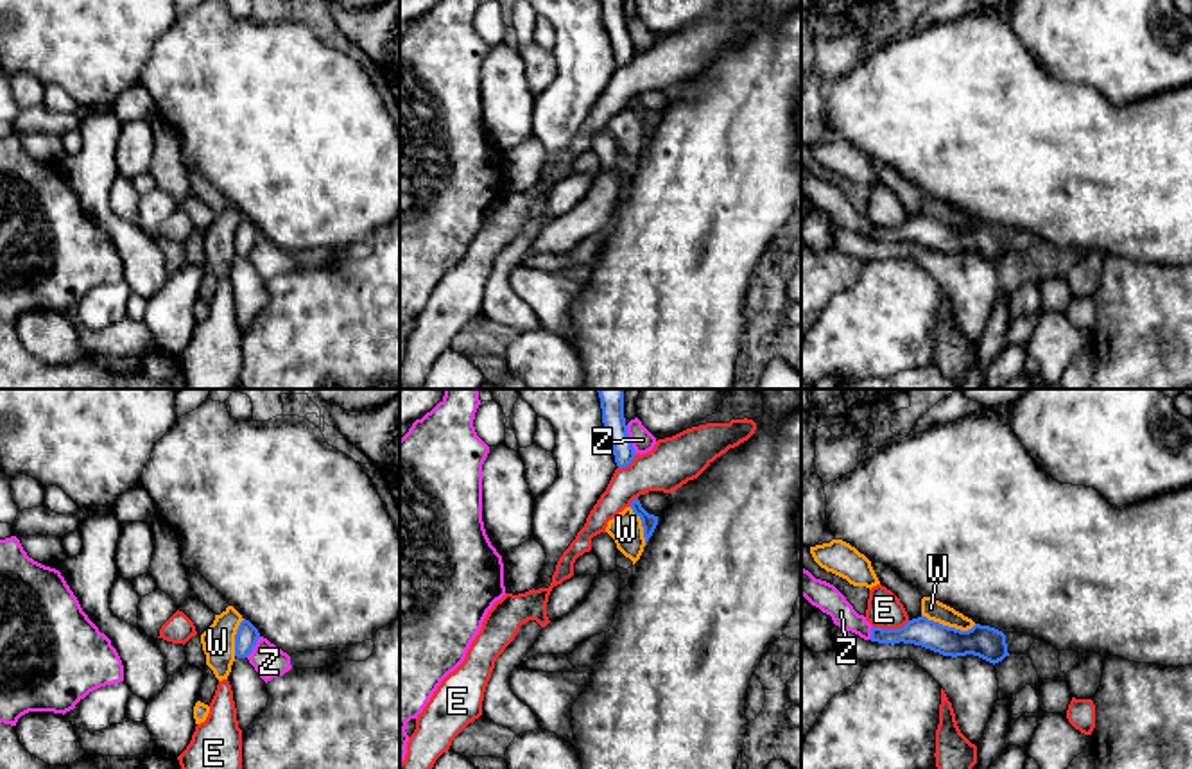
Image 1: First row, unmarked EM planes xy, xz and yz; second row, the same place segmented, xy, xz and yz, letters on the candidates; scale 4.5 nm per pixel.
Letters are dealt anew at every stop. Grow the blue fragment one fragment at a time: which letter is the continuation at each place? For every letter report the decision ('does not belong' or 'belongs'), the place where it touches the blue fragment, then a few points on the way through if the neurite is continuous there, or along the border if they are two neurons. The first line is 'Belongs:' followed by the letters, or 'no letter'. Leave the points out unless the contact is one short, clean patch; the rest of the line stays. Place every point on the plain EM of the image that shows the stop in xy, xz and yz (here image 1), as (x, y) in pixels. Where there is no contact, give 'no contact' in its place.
Belongs: no letter
E: does not belong; contact yz (891, 228); border yz (909, 219), (898, 226), (873, 226)
W: does not belong; contact yz (947, 224); border yz (922, 212), (961, 228), (970, 228), (976, 223)
Z: does not belong; contact xz (630, 38)

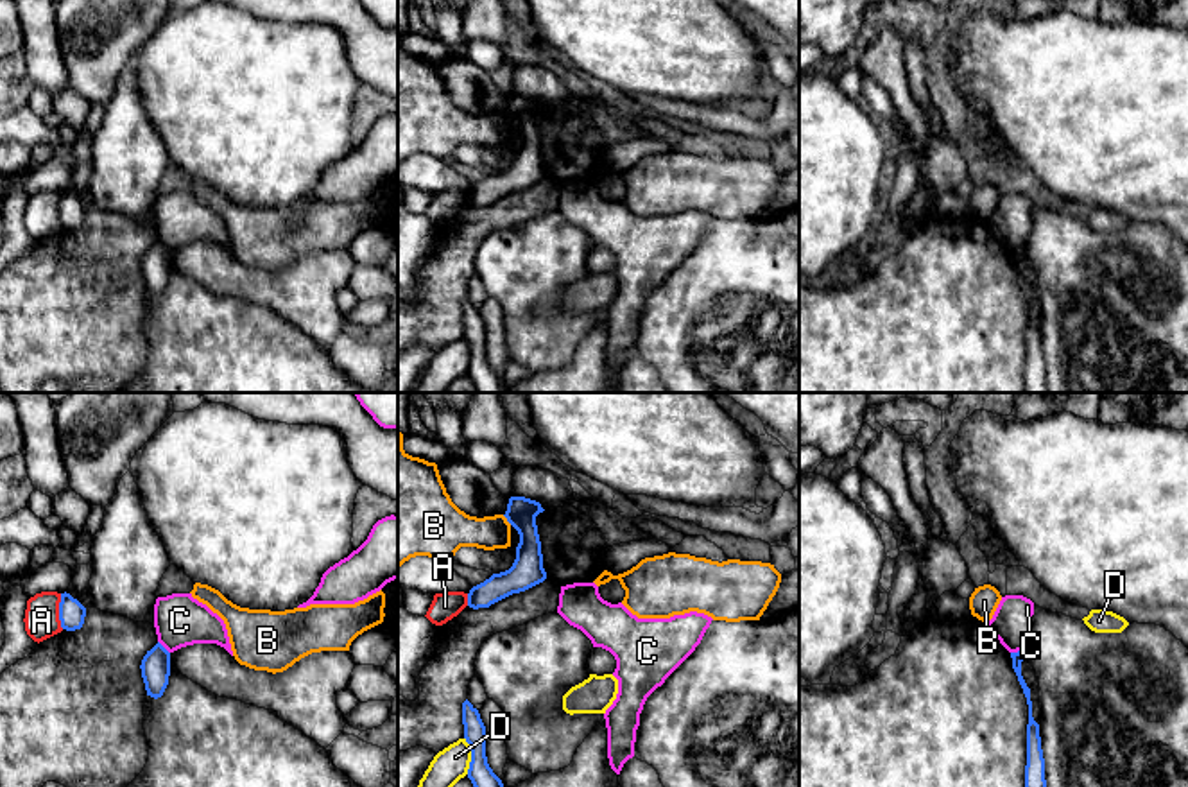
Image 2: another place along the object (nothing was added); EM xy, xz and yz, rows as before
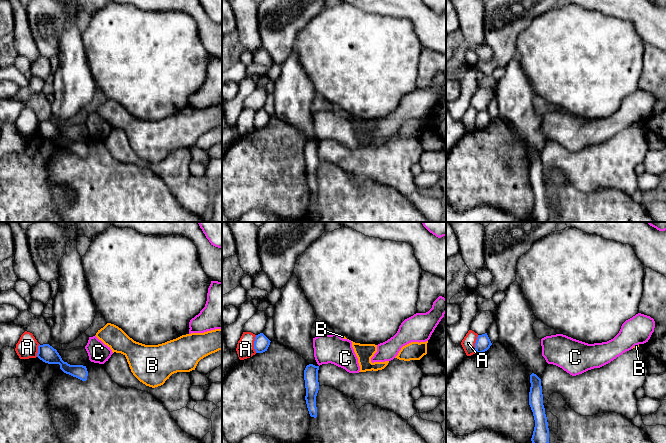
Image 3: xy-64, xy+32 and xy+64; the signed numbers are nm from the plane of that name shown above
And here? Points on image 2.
Belongs: no letter
A: does not belong; contact xy (60, 210); border xy (60, 192), (60, 223), (63, 226)
B: does not belong; contact xz (507, 119); border xz (502, 113), (511, 122)
C: does not belong; contact xy (163, 246); border xy (158, 239), (169, 251)
D: does not belong; contact xz (472, 354); border xz (464, 336), (470, 346), (468, 371)

